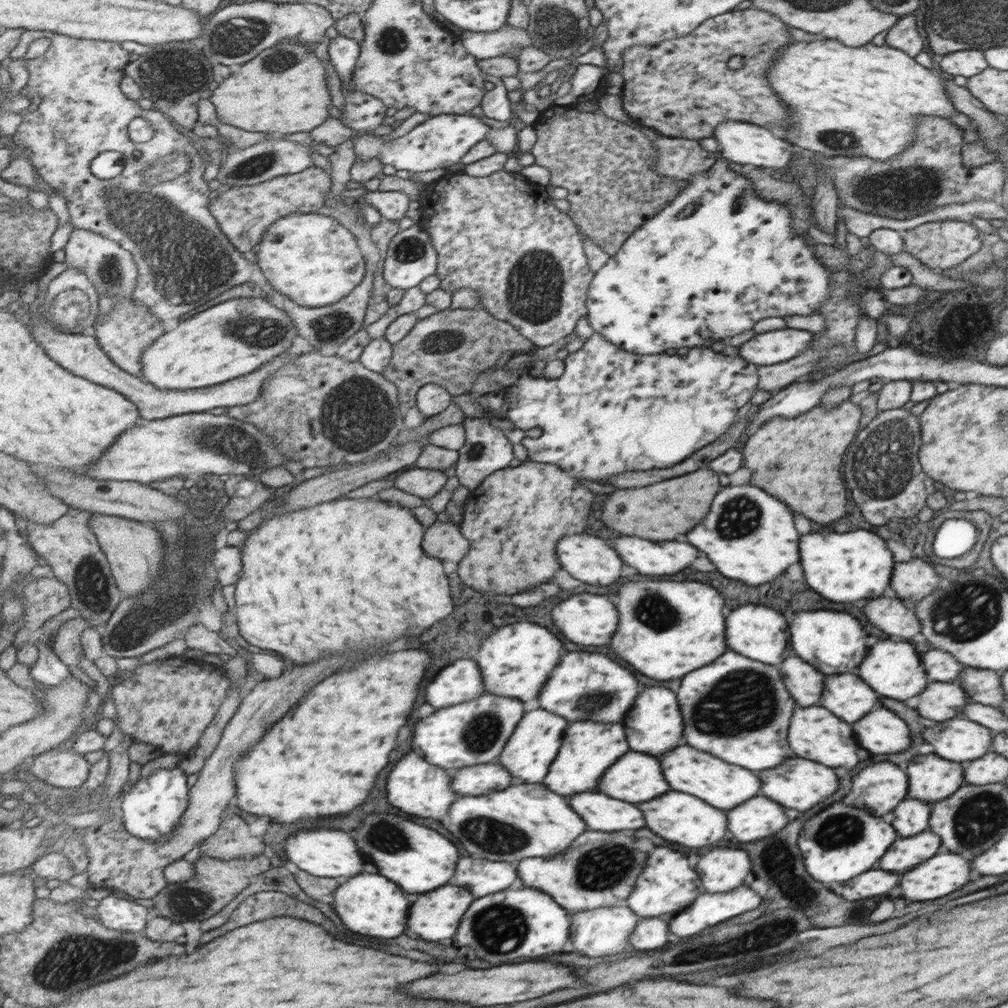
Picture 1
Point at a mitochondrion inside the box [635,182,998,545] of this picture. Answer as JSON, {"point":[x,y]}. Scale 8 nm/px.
{"point":[894,439]}

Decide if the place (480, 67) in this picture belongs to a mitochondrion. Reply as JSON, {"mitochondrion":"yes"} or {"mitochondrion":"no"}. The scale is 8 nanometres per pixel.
{"mitochondrion":"no"}

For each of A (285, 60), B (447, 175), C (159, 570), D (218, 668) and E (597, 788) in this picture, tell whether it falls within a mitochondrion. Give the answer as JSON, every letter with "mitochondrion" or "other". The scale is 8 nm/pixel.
{"A":"mitochondrion","B":"other","C":"mitochondrion","D":"other","E":"other"}

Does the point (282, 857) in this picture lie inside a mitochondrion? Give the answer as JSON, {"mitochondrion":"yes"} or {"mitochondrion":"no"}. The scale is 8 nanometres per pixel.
{"mitochondrion":"no"}

